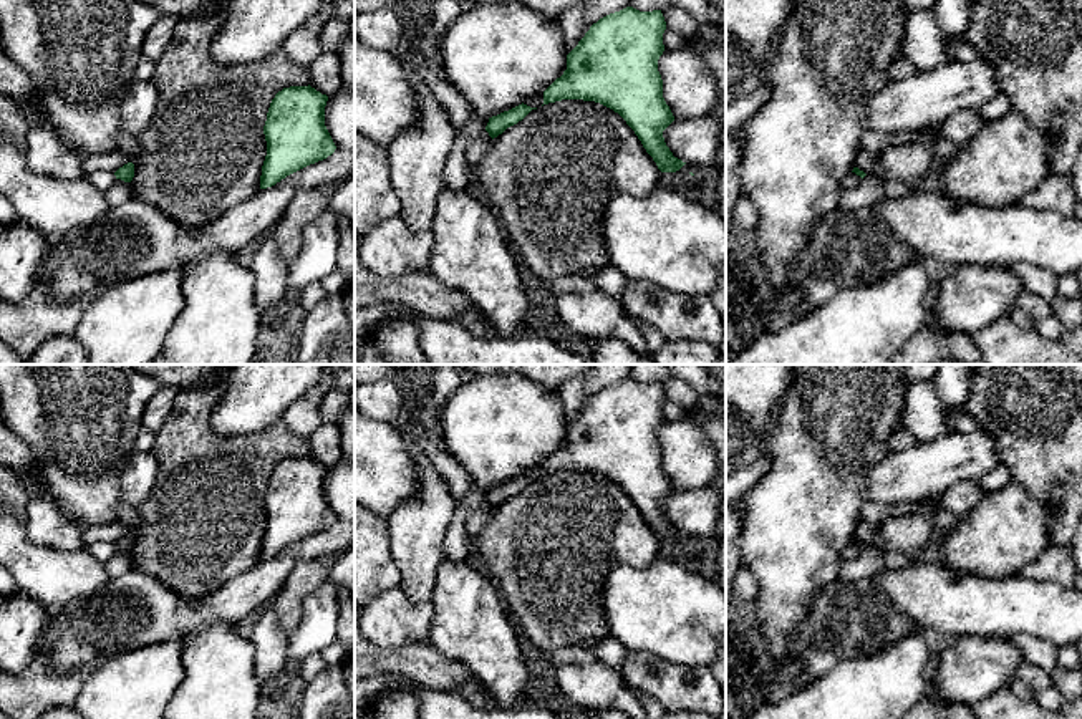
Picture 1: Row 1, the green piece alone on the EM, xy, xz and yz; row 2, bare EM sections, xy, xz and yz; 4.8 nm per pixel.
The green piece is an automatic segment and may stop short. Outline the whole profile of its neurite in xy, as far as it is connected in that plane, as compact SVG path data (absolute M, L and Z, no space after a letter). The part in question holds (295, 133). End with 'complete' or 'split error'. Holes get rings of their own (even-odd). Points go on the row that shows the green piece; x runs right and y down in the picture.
M310 84L283 88L275 94L263 126L267 156L260 189L335 152L336 146L325 126L326 101L328 96Z | complete

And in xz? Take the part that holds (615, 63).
M626 7L600 18L567 55L567 70L543 91L543 104L583 99L613 109L635 131L658 169L676 172L686 162L673 156L663 138L663 131L674 121L663 98L663 80L658 71L658 60L664 51L664 30L666 22L661 10L640 12Z | complete

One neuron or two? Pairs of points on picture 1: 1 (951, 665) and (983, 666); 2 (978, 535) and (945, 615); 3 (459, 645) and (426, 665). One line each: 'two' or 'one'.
1: one
2: two
3: two

